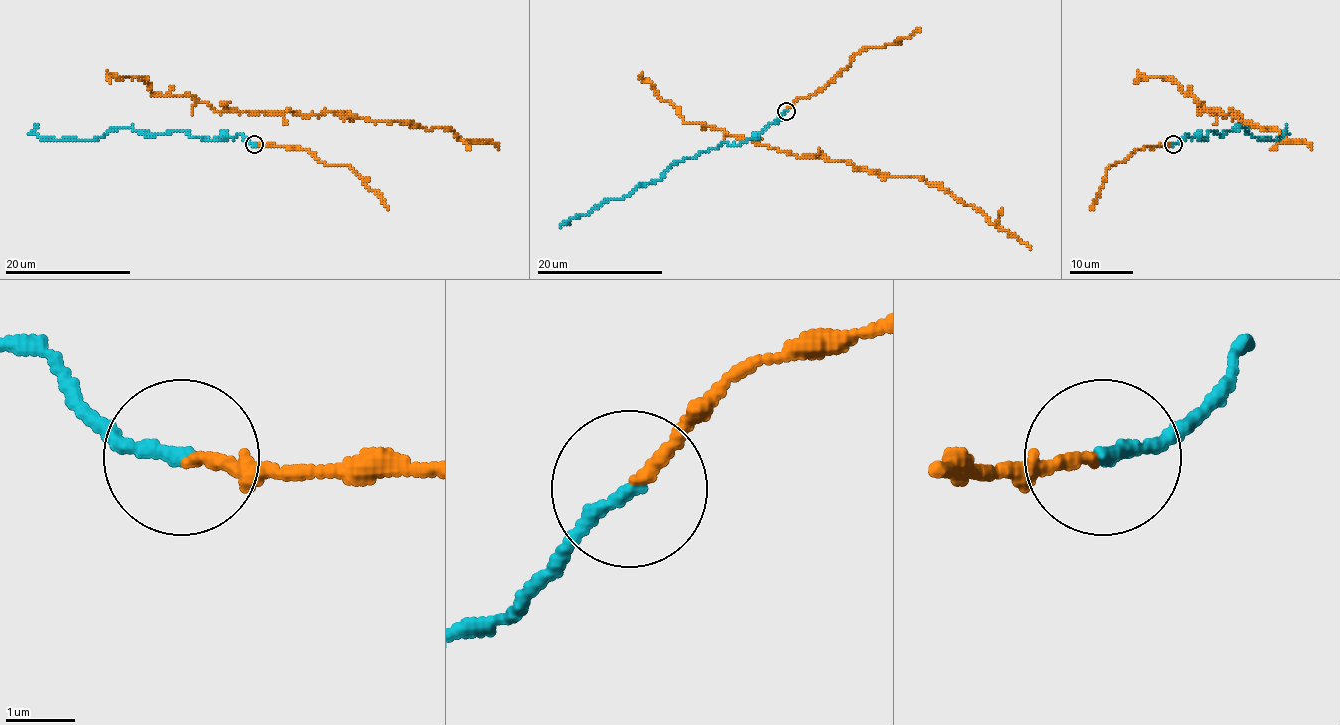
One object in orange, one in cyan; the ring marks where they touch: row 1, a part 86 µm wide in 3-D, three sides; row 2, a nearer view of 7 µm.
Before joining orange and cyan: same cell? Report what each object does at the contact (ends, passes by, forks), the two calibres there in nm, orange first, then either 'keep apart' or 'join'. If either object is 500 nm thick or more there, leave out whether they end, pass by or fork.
orange ends; cyan ends; calibres 170 and 200 nm; join

